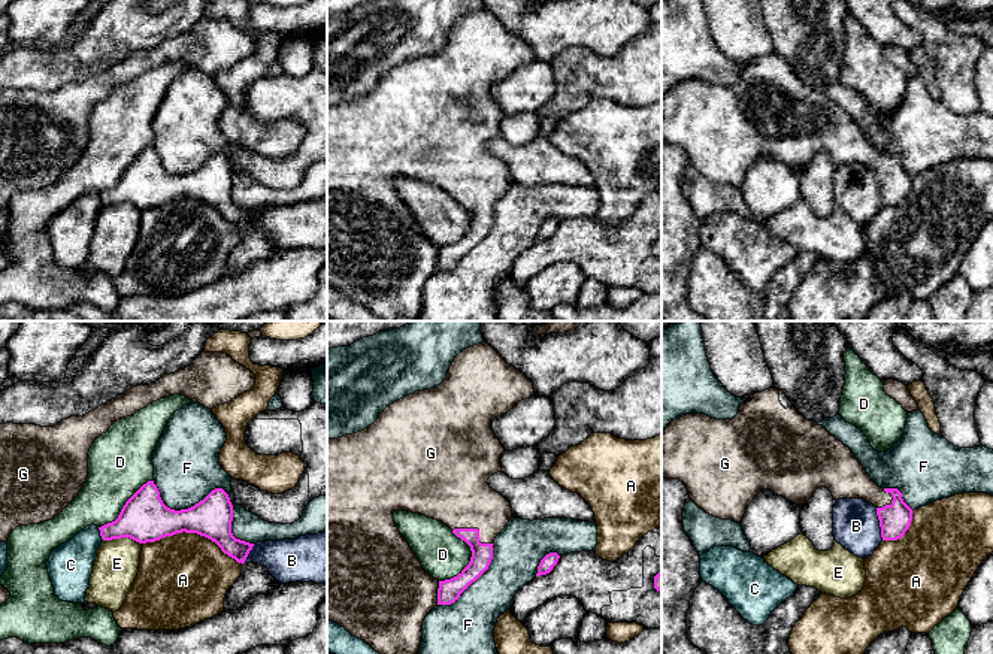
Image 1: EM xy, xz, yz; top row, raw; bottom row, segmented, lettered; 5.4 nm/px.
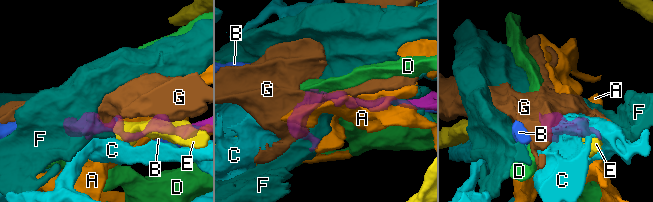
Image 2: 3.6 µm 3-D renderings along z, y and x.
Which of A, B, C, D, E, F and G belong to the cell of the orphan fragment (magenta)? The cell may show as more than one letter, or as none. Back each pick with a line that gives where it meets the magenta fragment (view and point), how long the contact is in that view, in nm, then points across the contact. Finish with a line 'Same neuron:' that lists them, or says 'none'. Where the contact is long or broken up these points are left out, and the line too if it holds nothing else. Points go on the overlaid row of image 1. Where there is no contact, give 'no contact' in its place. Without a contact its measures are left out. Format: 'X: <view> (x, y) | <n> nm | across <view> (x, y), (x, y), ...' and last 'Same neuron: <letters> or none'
G: xz (477, 529) | 240 nm
Same neuron: G

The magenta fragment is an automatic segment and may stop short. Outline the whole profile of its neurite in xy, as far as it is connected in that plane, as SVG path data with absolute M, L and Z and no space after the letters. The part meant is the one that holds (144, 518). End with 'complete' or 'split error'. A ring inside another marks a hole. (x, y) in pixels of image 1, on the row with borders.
M148 481L125 502L118 518L99 530L103 541L130 538L139 544L182 532L197 533L243 564L254 544L236 539L231 521L233 505L222 488L212 490L188 509L175 511L163 503L154 481Z; complete

